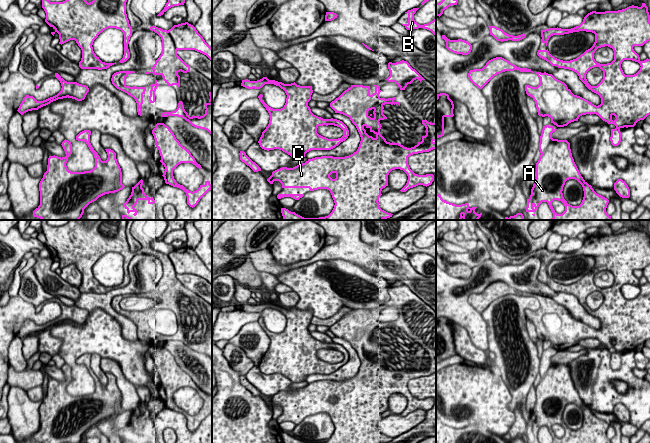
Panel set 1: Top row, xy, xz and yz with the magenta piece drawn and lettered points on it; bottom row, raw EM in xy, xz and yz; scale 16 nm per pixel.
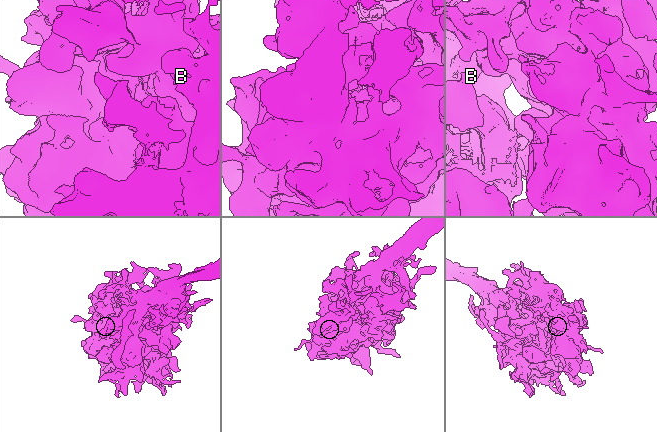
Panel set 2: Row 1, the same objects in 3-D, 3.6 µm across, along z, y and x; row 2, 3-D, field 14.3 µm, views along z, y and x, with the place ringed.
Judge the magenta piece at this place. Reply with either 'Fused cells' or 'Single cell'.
Single cell

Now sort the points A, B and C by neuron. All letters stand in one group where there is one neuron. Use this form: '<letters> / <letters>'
A B C

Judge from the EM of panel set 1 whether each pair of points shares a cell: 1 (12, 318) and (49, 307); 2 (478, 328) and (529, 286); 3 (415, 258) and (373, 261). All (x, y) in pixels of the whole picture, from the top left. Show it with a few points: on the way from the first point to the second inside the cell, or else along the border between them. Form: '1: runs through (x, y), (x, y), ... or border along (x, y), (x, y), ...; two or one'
1: runs through (21, 315), (40, 315); one
2: runs through (464, 304), (471, 288), (490, 275), (505, 275); one
3: border along (407, 259), (411, 266), (424, 276); two

